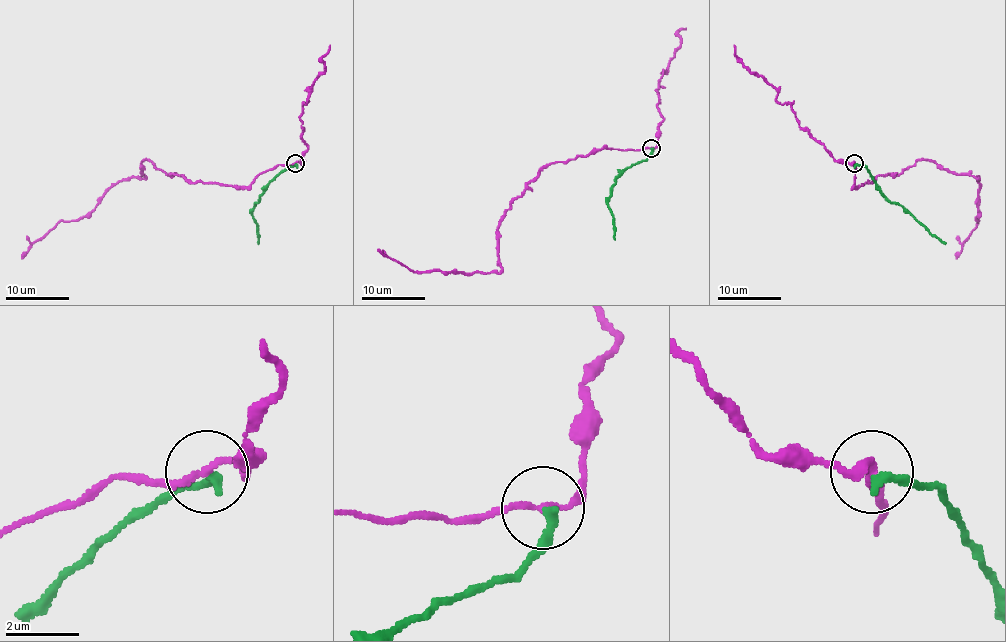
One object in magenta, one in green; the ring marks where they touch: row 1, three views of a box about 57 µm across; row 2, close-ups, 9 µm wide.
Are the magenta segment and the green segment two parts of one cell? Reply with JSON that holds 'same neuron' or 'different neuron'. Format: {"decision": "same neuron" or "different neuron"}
{"decision": "different neuron"}

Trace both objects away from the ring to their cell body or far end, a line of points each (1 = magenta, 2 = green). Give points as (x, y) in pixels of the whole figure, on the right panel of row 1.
1: (854, 163), (854, 187), (899, 174), (918, 160), (979, 177), (977, 225), (956, 259)
2: (854, 165), (867, 169), (885, 195), (908, 211), (945, 244)

